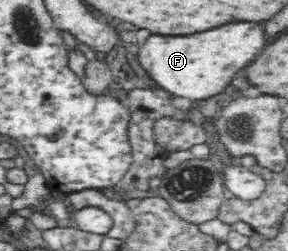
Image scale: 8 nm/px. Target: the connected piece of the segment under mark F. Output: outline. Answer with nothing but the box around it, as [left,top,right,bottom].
[138,23,266,101]

